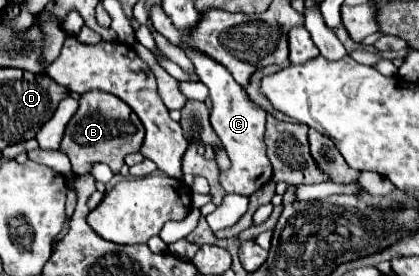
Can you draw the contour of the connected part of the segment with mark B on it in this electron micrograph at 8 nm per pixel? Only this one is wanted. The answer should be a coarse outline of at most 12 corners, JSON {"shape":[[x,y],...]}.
{"shape":[[103,91],[79,97],[61,151],[75,175],[107,163],[117,175],[145,129]]}

